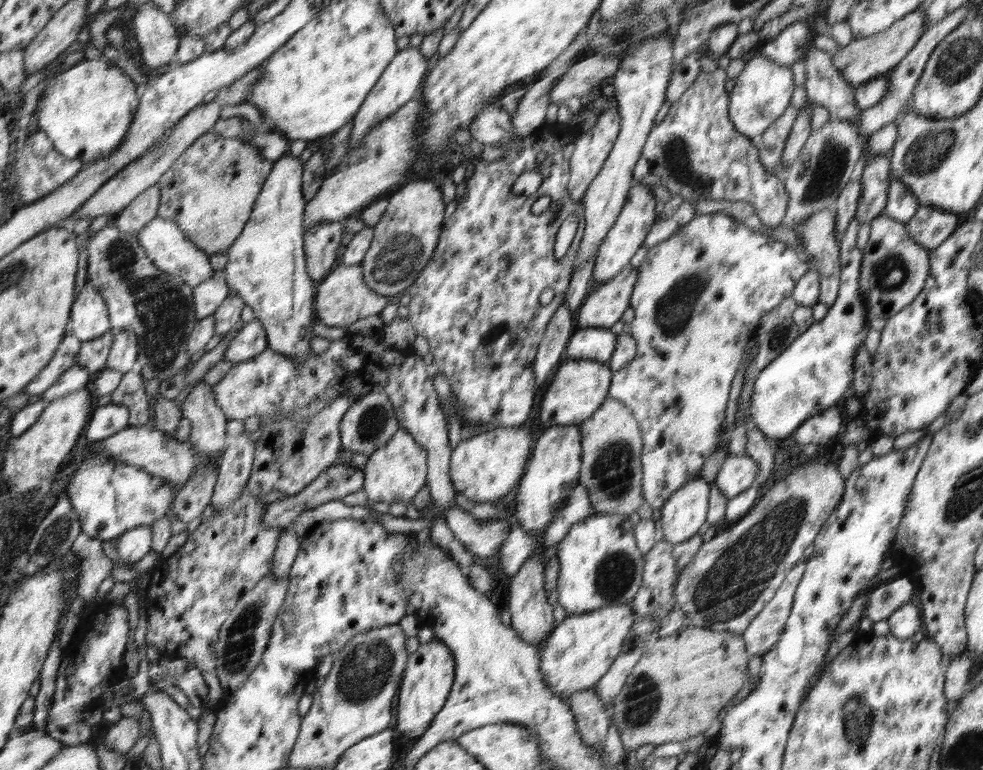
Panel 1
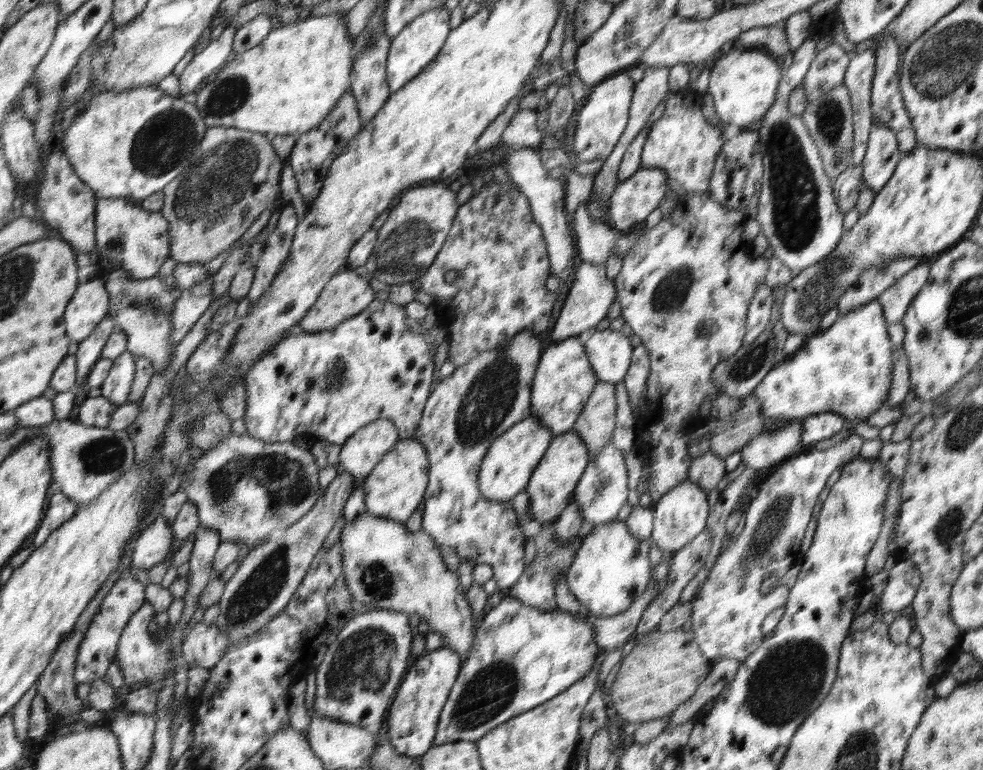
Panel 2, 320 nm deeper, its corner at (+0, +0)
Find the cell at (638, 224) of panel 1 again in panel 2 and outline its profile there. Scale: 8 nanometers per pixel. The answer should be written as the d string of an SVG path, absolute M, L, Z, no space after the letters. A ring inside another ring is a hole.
M642 166L624 182L618 183L610 198L610 226L626 231L646 220L664 198L668 184L666 173L664 169Z

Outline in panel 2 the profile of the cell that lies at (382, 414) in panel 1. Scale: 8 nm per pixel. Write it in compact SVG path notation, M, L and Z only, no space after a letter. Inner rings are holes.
M379 418L363 426L341 446L340 464L353 474L356 482L362 482L399 441L401 436L395 423Z

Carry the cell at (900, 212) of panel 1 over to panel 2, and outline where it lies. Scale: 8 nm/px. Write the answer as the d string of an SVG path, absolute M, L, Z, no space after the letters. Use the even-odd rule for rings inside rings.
M873 121L867 149L861 162L865 186L875 194L890 180L902 155L895 130Z

